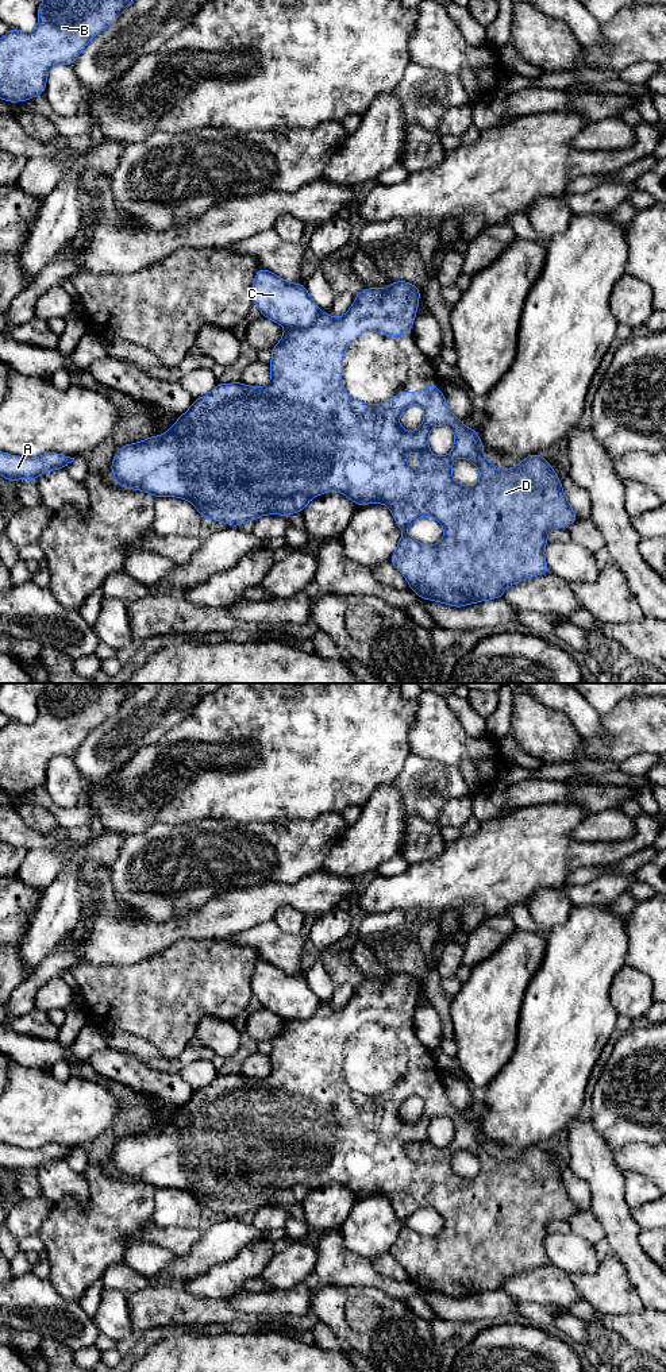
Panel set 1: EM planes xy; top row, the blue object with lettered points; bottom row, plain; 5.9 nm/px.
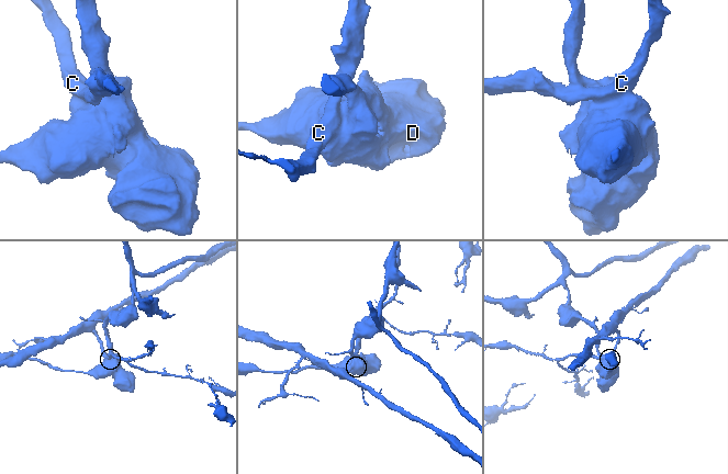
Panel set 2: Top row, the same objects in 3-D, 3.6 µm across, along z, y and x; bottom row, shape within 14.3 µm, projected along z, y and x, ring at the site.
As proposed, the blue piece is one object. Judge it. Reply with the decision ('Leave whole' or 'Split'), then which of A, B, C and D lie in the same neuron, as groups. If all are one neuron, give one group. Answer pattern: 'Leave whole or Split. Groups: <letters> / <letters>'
Leave whole. Groups: A B C D

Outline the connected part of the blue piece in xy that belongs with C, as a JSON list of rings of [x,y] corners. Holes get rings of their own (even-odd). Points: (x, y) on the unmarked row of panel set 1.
[[[259,959],[255,966],[254,975],[251,978],[253,995],[257,997],[262,1007],[270,1010],[272,1013],[286,1020],[281,1032],[270,1041],[272,1052],[272,1072],[266,1078],[253,1079],[242,1074],[232,1075],[217,1075],[204,1088],[193,1091],[192,1098],[177,1110],[170,1121],[163,1126],[150,1128],[146,1132],[122,1137],[112,1152],[109,1161],[115,1165],[115,1173],[126,1180],[142,1182],[149,1186],[158,1188],[178,1188],[182,1191],[190,1192],[199,1202],[201,1209],[209,1209],[213,1213],[227,1214],[230,1218],[239,1218],[246,1213],[255,1213],[258,1209],[265,1206],[282,1206],[289,1207],[292,1205],[303,1203],[307,1195],[313,1190],[330,1182],[339,1183],[347,1190],[354,1192],[358,1198],[367,1195],[385,1195],[397,1215],[403,1222],[403,1226],[399,1232],[399,1237],[394,1245],[390,1249],[390,1255],[405,1268],[409,1275],[409,1280],[413,1282],[421,1291],[431,1291],[436,1294],[443,1294],[455,1299],[462,1299],[474,1294],[482,1294],[486,1291],[503,1290],[503,1284],[508,1277],[512,1277],[517,1273],[521,1273],[531,1268],[538,1268],[550,1264],[547,1253],[544,1250],[544,1238],[548,1234],[547,1226],[554,1219],[567,1219],[571,1214],[578,1211],[577,1205],[571,1200],[565,1183],[562,1180],[561,1171],[557,1164],[553,1161],[550,1155],[542,1149],[539,1145],[531,1145],[526,1148],[516,1159],[508,1161],[498,1160],[489,1155],[484,1148],[484,1136],[478,1129],[476,1119],[469,1121],[465,1115],[455,1109],[446,1095],[443,1083],[438,1082],[438,1075],[432,1078],[424,1078],[419,1083],[401,1083],[394,1091],[388,1091],[382,1095],[365,1095],[355,1090],[351,1090],[343,1080],[342,1075],[342,1063],[343,1063],[343,1045],[347,1037],[357,1030],[361,1025],[366,1022],[376,1022],[381,1026],[388,1028],[401,1028],[407,1029],[408,1024],[413,1018],[420,982],[416,976],[412,976],[405,972],[396,972],[385,980],[367,979],[361,982],[354,991],[351,999],[339,1010],[332,1009],[328,1005],[322,1005],[317,995],[311,990],[305,976],[303,975],[290,975],[284,970],[277,968],[272,963]],[[411,1097],[420,1097],[424,1102],[423,1115],[413,1124],[408,1124],[401,1119],[399,1110],[401,1105]],[[435,1117],[447,1117],[454,1124],[454,1138],[450,1145],[446,1148],[436,1148],[428,1140],[428,1128],[430,1122]],[[407,1144],[419,1144],[421,1146],[421,1155],[417,1160],[411,1160],[405,1155]],[[455,1149],[466,1149],[473,1153],[480,1161],[480,1172],[474,1178],[462,1178],[455,1173],[451,1168],[451,1157]],[[423,1207],[435,1209],[443,1218],[444,1226],[443,1230],[436,1237],[426,1237],[412,1230],[405,1222],[407,1219],[417,1210]]]

